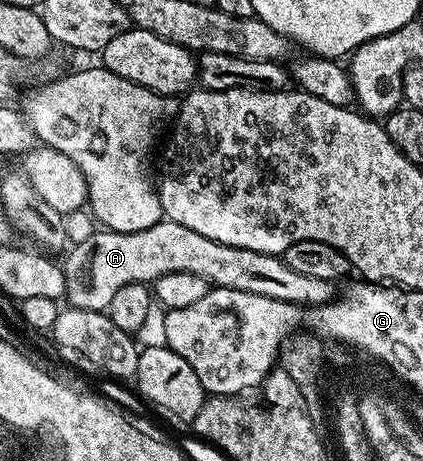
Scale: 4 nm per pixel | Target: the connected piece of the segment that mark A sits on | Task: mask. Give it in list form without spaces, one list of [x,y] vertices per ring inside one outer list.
[[[166,218],[140,232],[115,233],[104,228],[98,231],[79,241],[73,248],[71,246],[67,258],[63,260],[65,300],[72,309],[106,311],[111,299],[123,286],[151,284],[161,275],[173,271],[195,274],[214,287],[255,292],[255,296],[267,296],[271,300],[283,300],[306,308],[326,306],[335,297],[334,283],[319,280],[319,276],[295,272],[284,257],[219,244]]]

